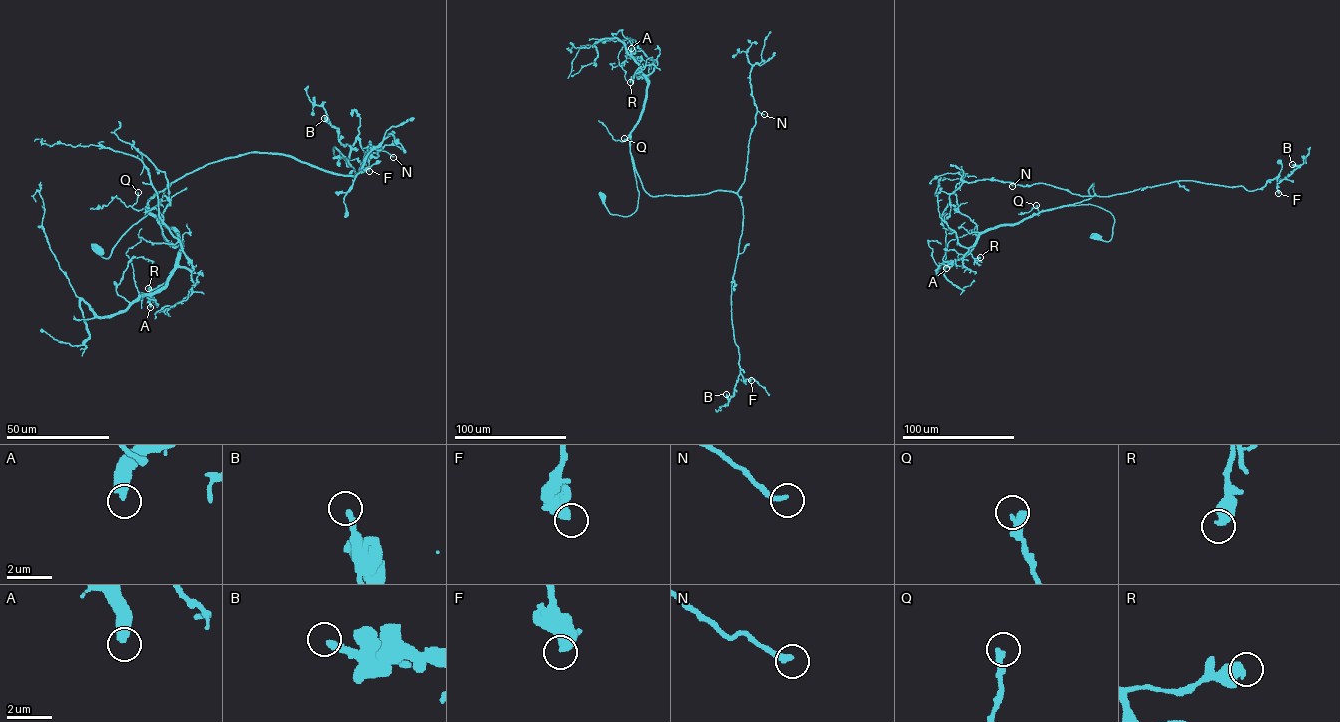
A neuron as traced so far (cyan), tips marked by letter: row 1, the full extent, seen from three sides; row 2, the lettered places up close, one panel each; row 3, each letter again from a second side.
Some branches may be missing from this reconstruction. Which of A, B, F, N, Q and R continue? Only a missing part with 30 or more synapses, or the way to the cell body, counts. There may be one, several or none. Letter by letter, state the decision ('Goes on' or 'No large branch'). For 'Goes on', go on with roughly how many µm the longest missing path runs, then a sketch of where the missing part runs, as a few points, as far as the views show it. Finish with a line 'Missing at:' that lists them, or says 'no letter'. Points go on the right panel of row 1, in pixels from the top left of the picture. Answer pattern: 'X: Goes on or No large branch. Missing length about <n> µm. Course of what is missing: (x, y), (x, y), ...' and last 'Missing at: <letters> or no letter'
A: Goes on. Missing length about 50 µm. Course of what is missing: (946, 268), (938, 281), (942, 289), (949, 291)
B: No large branch
F: No large branch
N: No large branch
Q: No large branch
R: No large branch
Missing at: A

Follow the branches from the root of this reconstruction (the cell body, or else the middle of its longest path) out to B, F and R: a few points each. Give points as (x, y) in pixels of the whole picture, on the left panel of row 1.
B: (99, 251), (154, 193), (220, 160), (284, 154), (354, 176), (324, 118)
F: (99, 251), (154, 193), (220, 160), (284, 154), (354, 176), (334, 147), (348, 165), (357, 138), (369, 171)
R: (99, 251), (108, 258), (164, 190), (148, 200), (148, 210), (178, 234), (181, 249), (168, 279), (148, 288)

